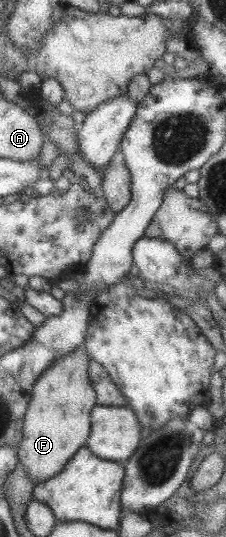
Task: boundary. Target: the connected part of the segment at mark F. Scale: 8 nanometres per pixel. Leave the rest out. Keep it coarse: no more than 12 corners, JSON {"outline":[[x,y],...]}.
{"outline":[[81,347],[31,387],[17,462],[33,485],[84,447],[96,405]]}

